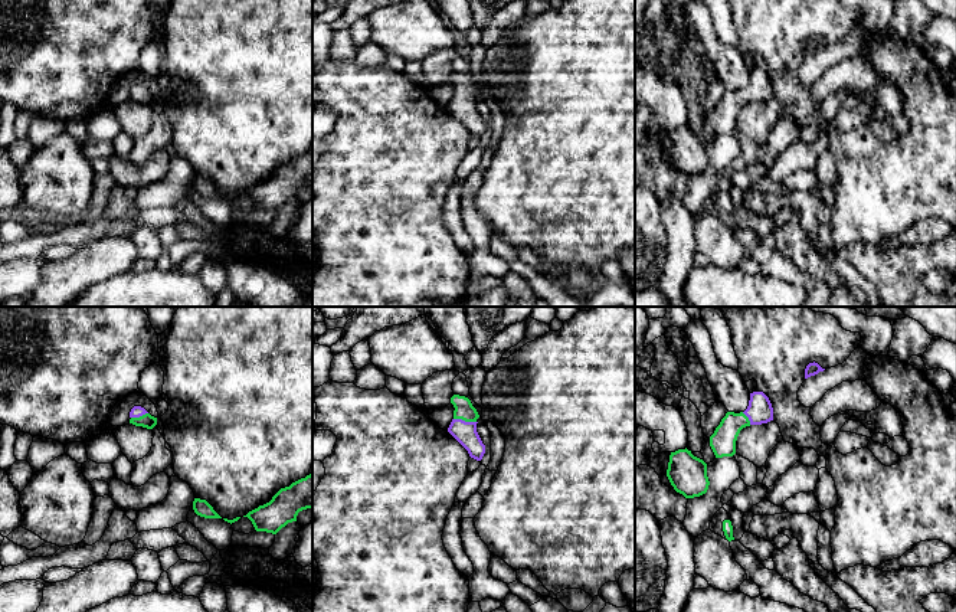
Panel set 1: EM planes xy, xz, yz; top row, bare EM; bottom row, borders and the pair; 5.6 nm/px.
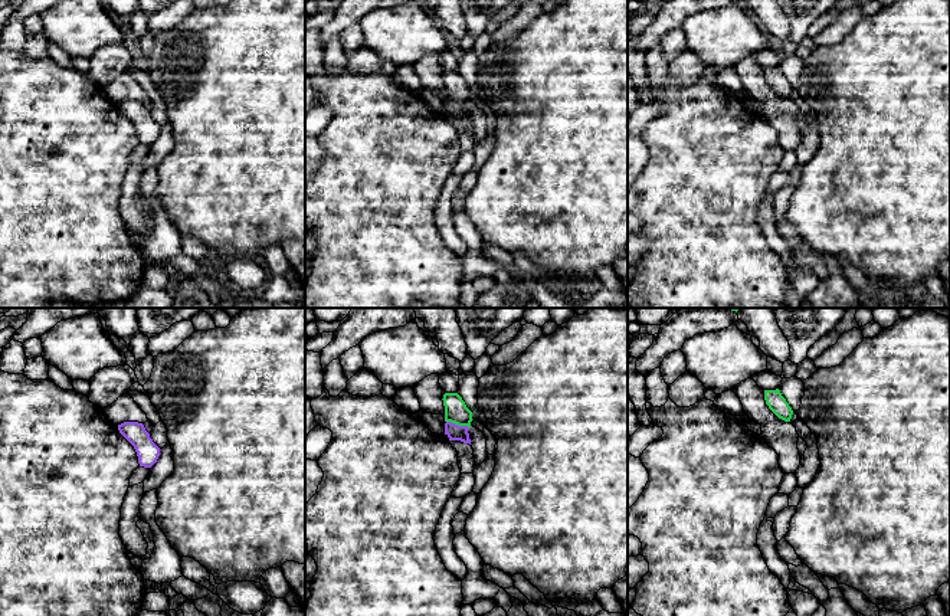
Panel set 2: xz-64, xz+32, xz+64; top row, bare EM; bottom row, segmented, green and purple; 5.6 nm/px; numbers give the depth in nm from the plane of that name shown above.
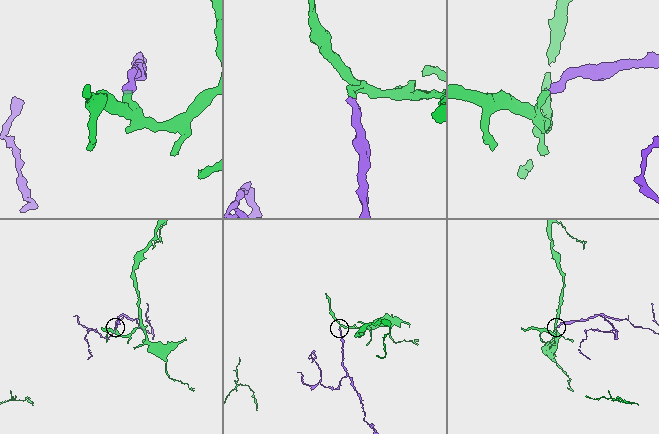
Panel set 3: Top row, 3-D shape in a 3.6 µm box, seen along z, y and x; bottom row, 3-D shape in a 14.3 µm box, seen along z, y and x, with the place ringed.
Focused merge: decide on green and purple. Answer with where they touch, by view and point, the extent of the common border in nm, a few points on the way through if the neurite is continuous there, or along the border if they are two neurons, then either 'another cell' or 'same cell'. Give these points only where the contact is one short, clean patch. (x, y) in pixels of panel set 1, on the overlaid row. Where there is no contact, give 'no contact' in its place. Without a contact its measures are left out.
contact xz (465, 421); length 130 nm; way xz (464, 409), (465, 421), (465, 432); same cell

